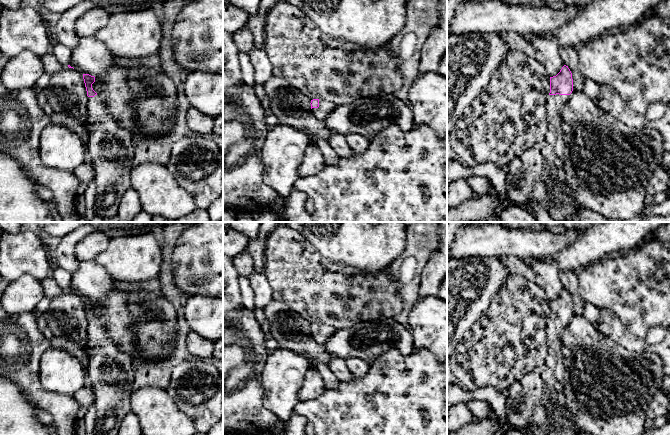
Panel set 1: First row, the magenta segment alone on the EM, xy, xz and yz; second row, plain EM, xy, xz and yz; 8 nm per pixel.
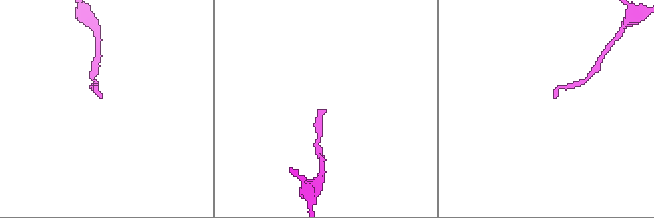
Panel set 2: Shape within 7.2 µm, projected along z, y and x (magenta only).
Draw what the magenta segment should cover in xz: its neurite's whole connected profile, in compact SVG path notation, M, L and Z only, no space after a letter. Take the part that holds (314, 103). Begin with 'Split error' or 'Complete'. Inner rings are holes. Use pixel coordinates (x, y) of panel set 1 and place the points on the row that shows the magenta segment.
Split error. M313 99L310 104L314 116L322 121L325 121L326 116L336 108L334 103L322 99Z

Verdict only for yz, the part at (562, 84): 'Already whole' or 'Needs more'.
Needs more

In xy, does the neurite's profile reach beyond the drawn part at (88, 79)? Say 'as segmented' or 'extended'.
extended

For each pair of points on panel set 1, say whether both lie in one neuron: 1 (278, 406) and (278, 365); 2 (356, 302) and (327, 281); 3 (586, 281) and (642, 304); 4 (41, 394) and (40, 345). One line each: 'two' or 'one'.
1: one
2: one
3: one
4: one

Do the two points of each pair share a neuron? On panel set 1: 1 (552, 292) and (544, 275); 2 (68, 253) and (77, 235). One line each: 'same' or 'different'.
1: same
2: same

